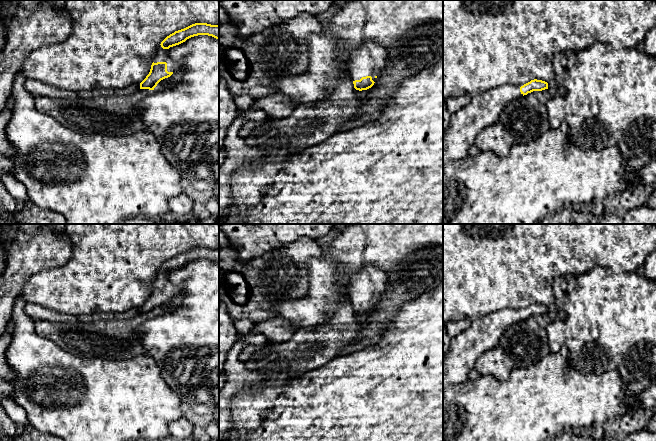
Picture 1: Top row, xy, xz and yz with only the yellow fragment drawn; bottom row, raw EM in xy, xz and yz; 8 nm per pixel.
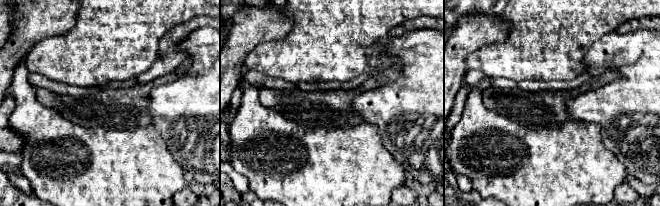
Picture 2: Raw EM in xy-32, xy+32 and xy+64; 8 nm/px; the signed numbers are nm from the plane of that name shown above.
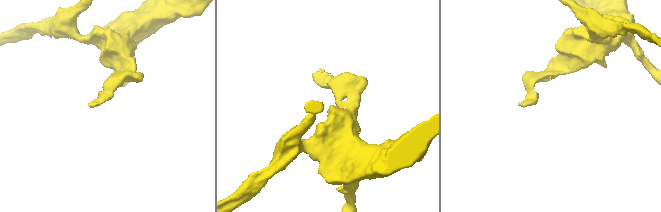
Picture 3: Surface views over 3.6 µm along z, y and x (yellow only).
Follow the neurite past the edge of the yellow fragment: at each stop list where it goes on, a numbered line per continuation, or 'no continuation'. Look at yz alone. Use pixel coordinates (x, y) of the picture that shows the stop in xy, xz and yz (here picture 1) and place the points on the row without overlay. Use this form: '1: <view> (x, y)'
1: yz (484, 333)

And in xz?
1: xz (368, 283)

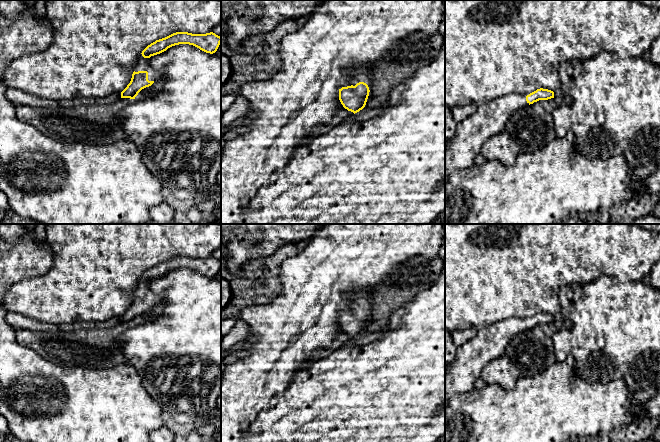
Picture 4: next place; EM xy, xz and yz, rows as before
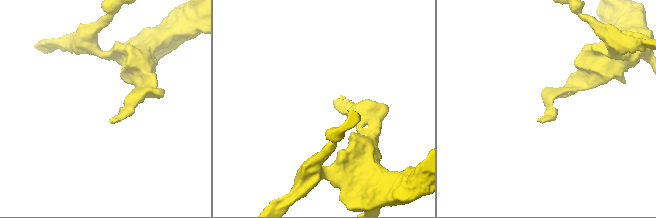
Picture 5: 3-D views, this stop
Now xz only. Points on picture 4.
1: xz (360, 300)

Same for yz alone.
1: yz (490, 342)

